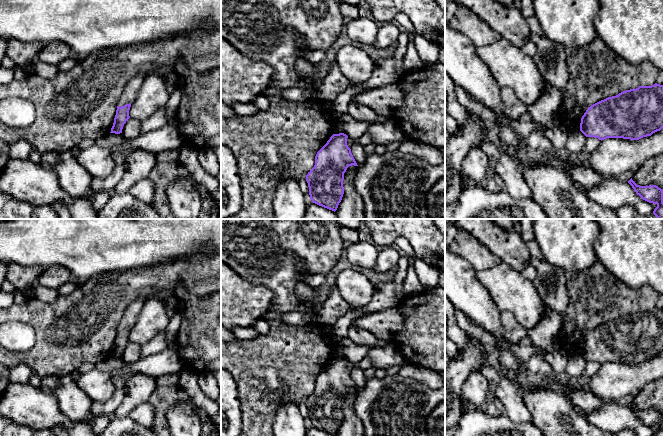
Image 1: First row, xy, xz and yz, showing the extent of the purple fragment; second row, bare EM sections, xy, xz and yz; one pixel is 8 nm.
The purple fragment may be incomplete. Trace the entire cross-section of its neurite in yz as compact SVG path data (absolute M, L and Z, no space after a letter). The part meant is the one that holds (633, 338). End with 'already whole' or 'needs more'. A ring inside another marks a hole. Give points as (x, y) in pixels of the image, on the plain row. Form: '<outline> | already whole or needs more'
M663 309L639 310L601 324L586 334L580 355L599 364L639 364L663 352Z | already whole

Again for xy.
M136 299L124 312L118 327L114 347L110 357L120 358L126 345L130 342L131 328L136 324L144 305L143 299Z | needs more

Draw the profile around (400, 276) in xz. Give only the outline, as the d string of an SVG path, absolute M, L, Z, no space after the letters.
M402 254L398 259L398 270L396 274L393 277L395 290L403 299L405 297L404 289L403 289L403 283L406 279L406 271L409 267L408 265L408 256Z

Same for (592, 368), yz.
M587 361L585 367L585 374L589 377L595 376L600 371L601 364L594 361Z

